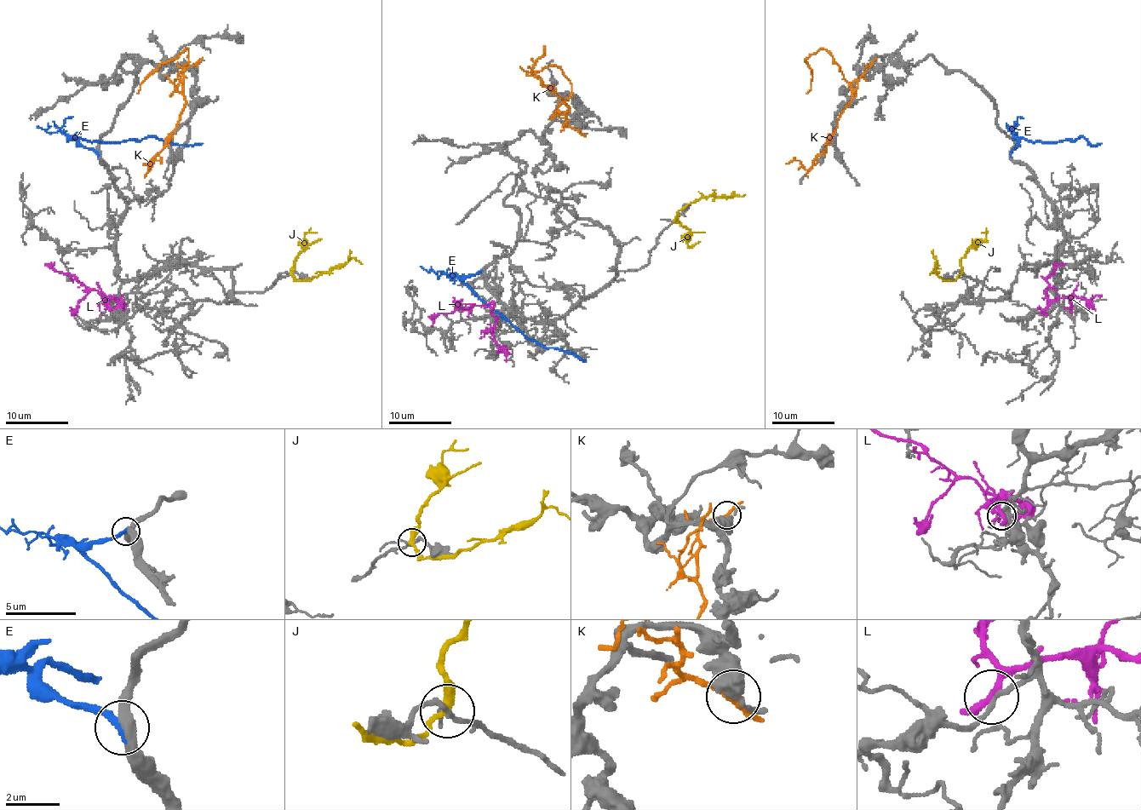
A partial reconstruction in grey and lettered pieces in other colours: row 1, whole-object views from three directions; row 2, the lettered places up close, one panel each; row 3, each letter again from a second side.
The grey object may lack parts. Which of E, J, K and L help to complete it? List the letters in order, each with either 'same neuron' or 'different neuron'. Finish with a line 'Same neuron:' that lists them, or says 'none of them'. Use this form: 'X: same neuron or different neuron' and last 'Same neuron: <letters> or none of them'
E: same neuron
J: different neuron
K: different neuron
L: different neuron
Same neuron: E

